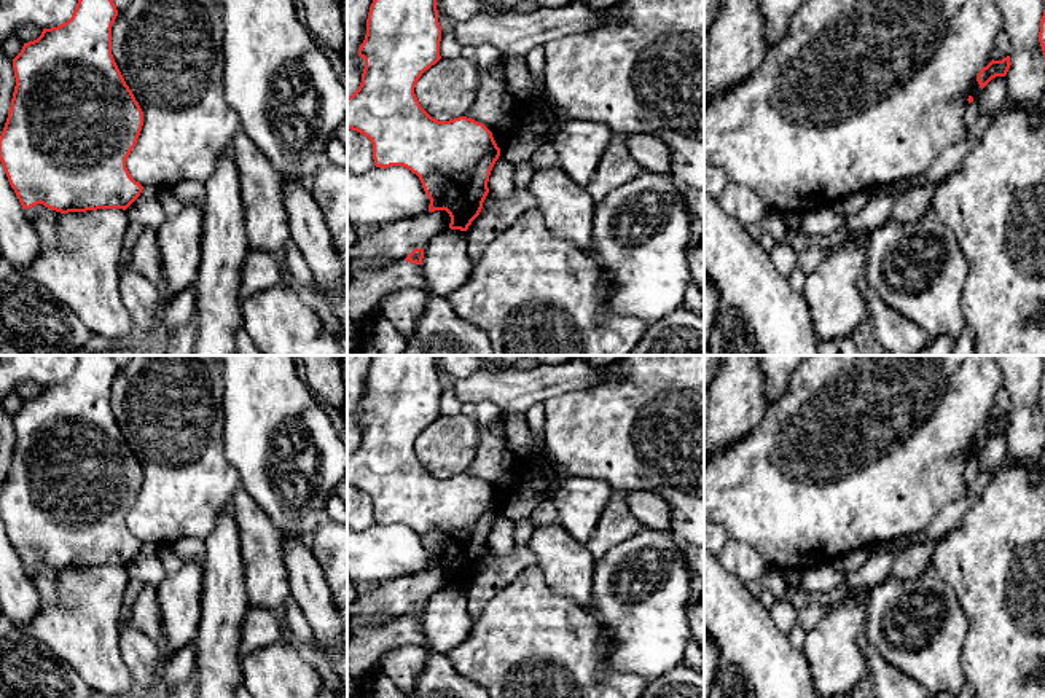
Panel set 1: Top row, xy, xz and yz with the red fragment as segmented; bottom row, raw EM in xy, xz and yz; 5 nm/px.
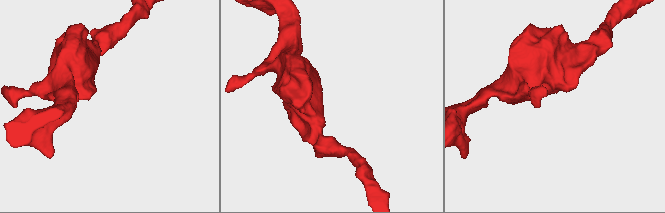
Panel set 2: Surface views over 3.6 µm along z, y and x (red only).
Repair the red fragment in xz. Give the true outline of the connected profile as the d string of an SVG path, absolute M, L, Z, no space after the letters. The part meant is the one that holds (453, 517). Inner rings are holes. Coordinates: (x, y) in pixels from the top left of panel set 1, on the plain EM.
M374 355L358 405L365 416L362 440L347 454L347 486L371 497L376 524L403 523L416 531L430 556L429 569L446 567L449 585L467 588L483 566L500 505L483 480L467 473L438 478L421 464L414 445L422 430L441 416L440 398L436 355Z

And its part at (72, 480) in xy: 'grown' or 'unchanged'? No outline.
unchanged

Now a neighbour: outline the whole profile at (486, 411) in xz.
M484 400L476 405L473 418L476 419L478 425L487 427L497 418L499 411L500 408L495 403Z

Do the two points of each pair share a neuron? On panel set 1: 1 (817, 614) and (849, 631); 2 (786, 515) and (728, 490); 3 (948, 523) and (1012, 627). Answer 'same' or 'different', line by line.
1: different
2: same
3: different

